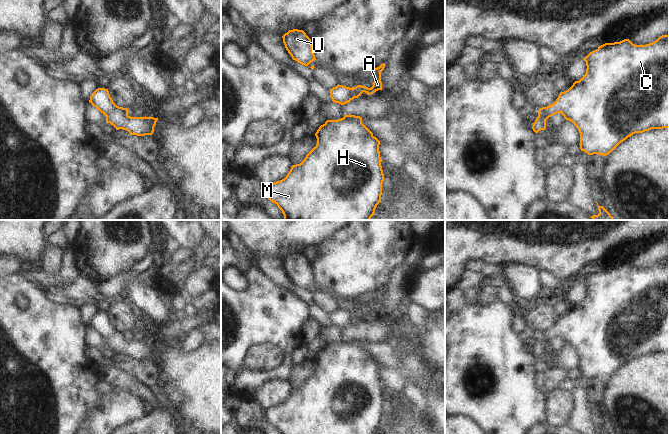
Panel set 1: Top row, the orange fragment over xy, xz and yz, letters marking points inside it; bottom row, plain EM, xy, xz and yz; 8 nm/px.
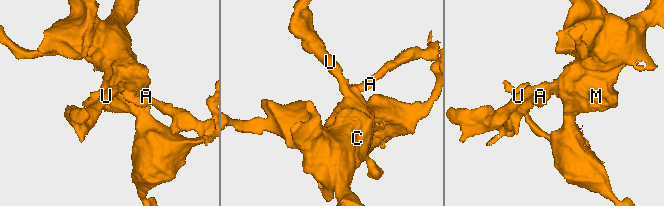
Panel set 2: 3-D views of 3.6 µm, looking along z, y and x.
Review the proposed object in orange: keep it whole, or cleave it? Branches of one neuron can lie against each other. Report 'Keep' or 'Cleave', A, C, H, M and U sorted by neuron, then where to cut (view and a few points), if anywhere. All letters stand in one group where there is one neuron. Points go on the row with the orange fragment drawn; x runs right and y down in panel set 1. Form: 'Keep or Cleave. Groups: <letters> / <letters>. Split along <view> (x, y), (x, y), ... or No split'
Keep. Groups: A C H M U. No split.

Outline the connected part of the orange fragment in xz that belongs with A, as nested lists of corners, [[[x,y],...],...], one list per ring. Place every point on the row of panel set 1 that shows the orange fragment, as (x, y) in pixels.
[[[385,63],[372,70],[372,74],[375,80],[371,88],[362,85],[357,85],[356,87],[350,88],[339,84],[336,87],[333,87],[330,89],[330,97],[332,101],[344,105],[354,98],[361,96],[363,92],[371,95],[378,90],[382,90],[381,72],[384,70],[384,68]]]

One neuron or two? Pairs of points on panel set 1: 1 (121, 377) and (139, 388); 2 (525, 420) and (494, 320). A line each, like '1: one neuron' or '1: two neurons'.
1: one neuron
2: one neuron

